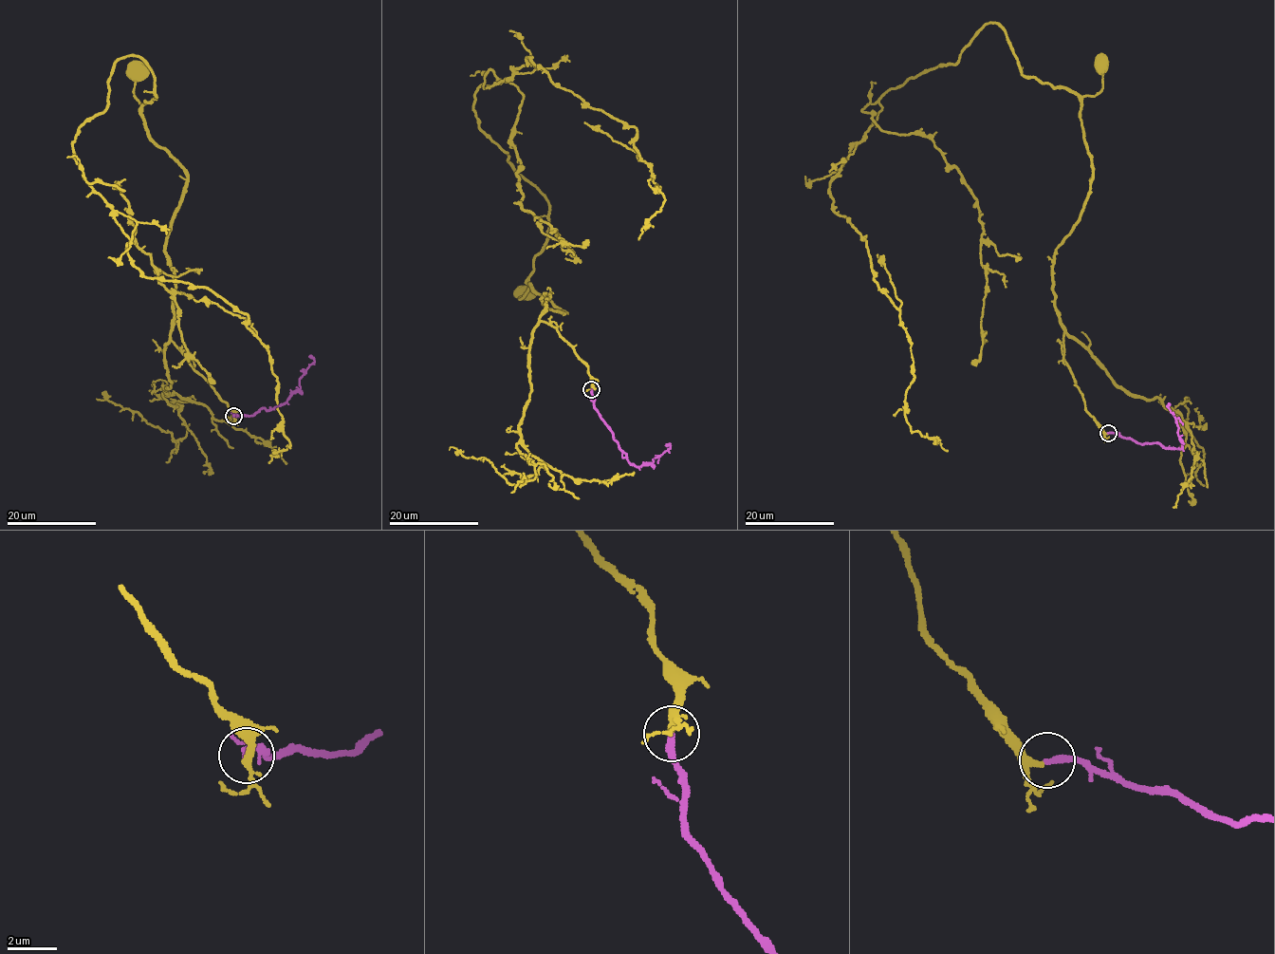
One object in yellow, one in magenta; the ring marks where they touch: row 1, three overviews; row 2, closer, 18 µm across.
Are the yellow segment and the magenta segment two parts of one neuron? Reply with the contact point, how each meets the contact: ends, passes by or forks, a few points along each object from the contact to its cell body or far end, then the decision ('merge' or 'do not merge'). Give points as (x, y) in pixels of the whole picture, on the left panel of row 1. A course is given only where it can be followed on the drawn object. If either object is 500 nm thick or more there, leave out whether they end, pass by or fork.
at (233, 416); yellow passes by; magenta ends there; yellow runs (233, 417), (171, 339), (175, 274), (165, 241), (186, 170), (146, 127), (142, 104), (135, 96), (138, 71); magenta runs (233, 416), (252, 416), (259, 409), (273, 408), (286, 401), (300, 387), (299, 379), (314, 361), (309, 355); merge

